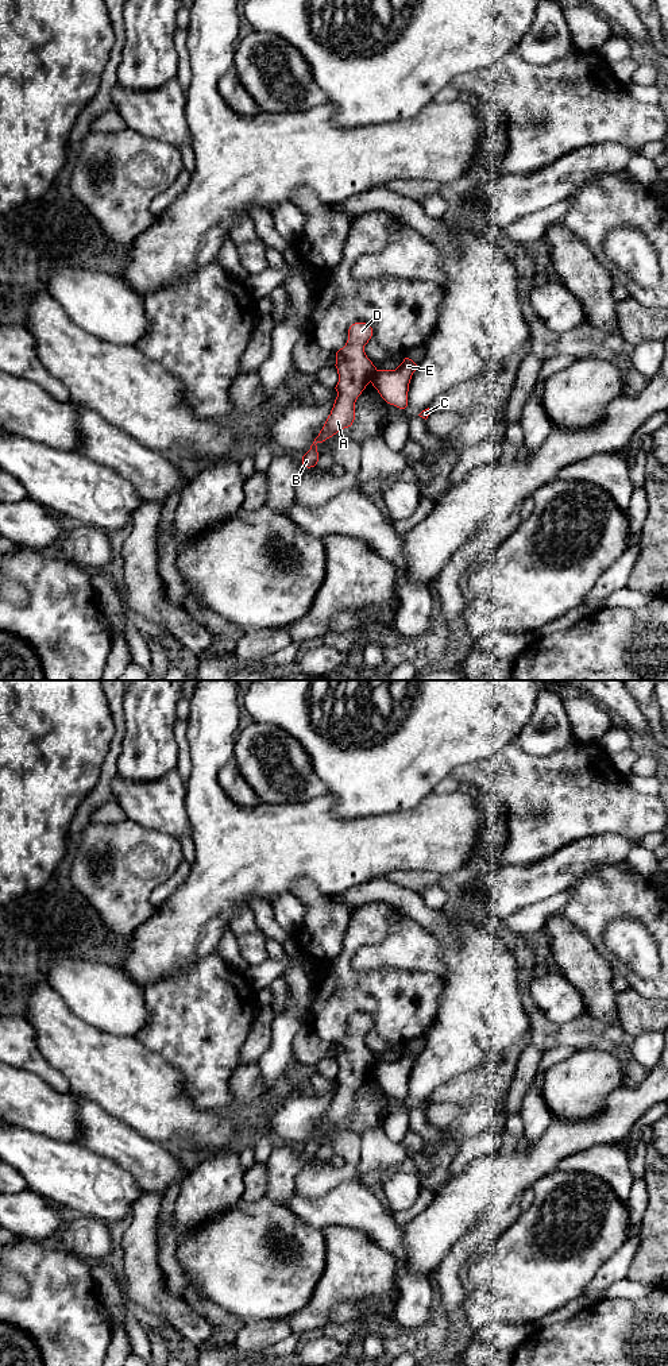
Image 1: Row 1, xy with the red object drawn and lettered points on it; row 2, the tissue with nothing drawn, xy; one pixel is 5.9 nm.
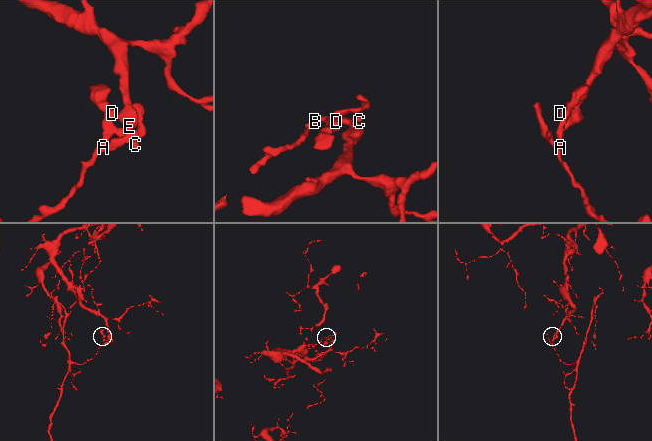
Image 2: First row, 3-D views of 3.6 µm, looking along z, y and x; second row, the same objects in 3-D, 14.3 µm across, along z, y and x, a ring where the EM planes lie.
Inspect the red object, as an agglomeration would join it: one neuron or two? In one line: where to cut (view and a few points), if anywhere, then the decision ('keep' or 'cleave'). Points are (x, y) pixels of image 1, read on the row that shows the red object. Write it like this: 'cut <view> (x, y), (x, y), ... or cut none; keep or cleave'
cut xy (377, 370), (370, 381); cleave

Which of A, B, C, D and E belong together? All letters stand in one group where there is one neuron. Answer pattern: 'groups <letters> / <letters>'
groups A B D / C E

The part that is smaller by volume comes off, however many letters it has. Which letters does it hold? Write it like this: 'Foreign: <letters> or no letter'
Foreign: A, B, D

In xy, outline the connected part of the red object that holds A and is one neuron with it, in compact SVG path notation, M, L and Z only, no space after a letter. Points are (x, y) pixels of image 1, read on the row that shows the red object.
M355 323L348 329L348 340L336 352L336 368L339 382L337 397L323 429L314 439L310 449L302 456L302 464L308 468L318 462L317 443L323 443L337 432L352 425L355 420L355 402L366 386L371 382L377 367L367 358L364 346L372 336L372 328L366 323Z

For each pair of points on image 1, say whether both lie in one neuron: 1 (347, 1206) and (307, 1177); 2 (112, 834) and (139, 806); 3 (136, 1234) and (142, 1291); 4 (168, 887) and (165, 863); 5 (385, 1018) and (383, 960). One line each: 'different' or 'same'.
1: different
2: different
3: same
4: different
5: different

